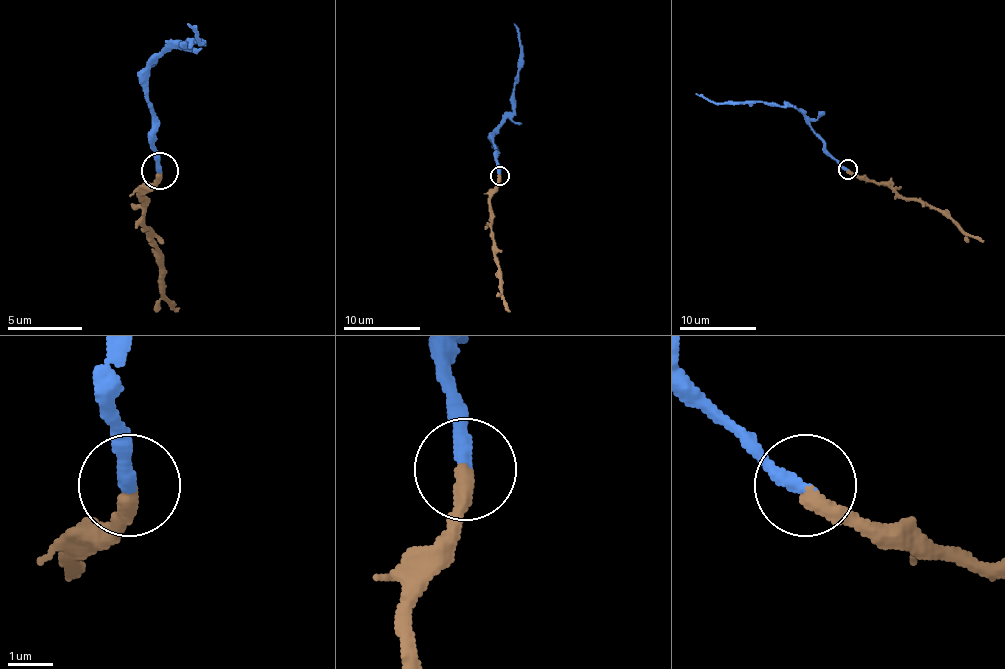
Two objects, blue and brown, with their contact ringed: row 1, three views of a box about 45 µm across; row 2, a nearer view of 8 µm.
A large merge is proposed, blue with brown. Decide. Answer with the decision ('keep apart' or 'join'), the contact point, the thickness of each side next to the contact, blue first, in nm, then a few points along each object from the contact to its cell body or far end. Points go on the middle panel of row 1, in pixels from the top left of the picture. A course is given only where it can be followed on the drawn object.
join | (499, 175) | 320/380 nm | blue via (499, 175), (493, 134), (512, 113), (514, 79), (520, 58), (520, 38), (514, 23) | brown via (499, 175), (495, 192), (489, 200), (489, 217), (499, 271), (499, 290), (508, 311)

